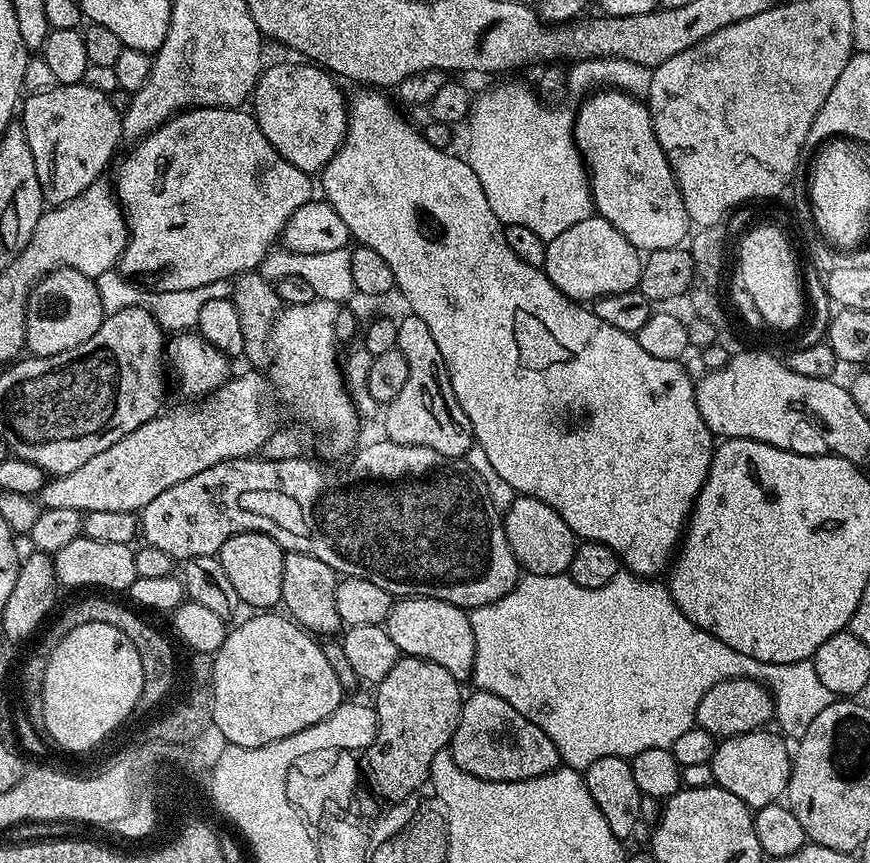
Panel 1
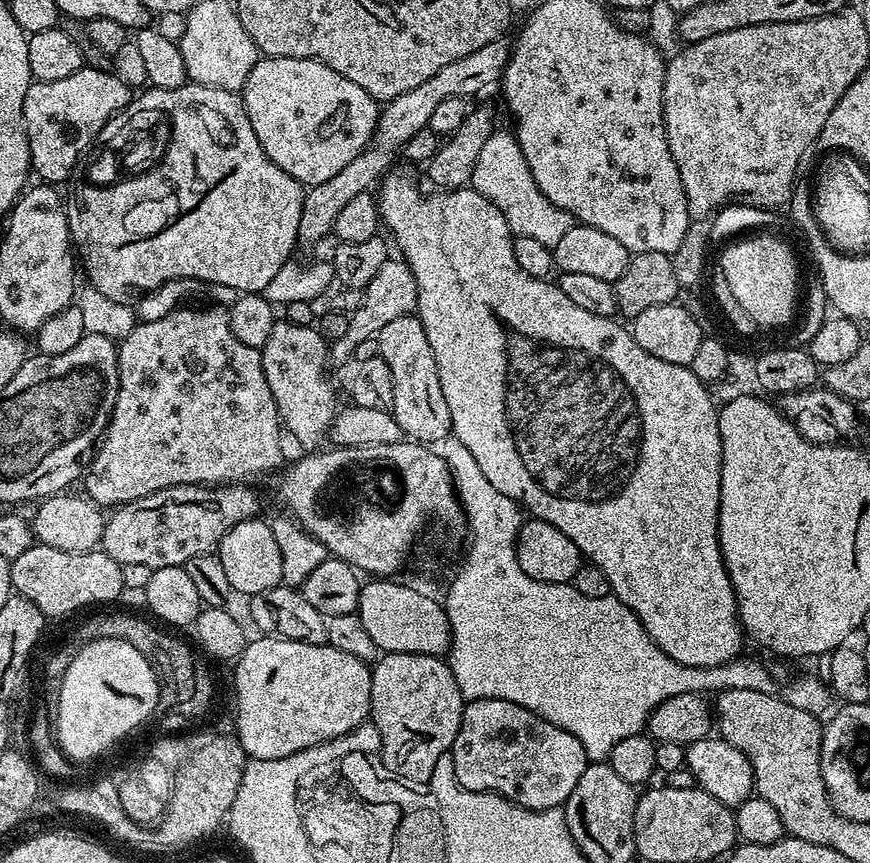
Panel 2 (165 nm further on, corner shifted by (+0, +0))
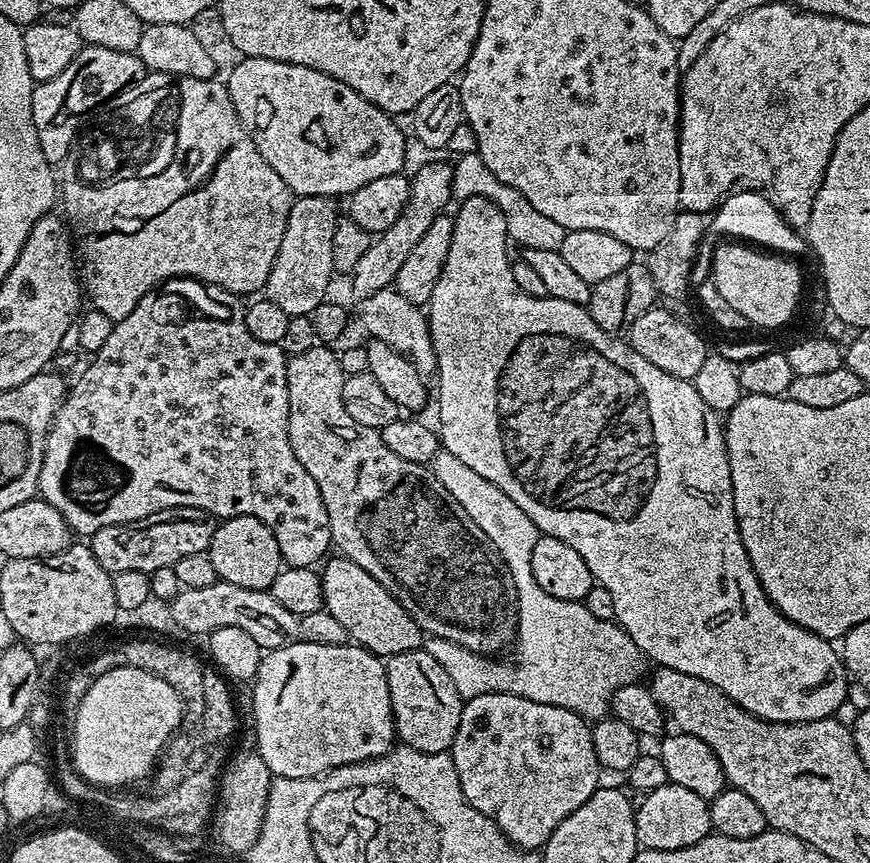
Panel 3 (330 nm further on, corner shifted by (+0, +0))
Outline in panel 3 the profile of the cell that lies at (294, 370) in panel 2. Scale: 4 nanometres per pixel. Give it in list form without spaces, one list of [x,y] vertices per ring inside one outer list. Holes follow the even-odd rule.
[[[317,346],[305,350],[297,356],[288,356],[286,386],[290,402],[290,414],[288,415],[290,446],[294,446],[294,454],[298,454],[298,462],[302,462],[302,466],[306,466],[310,478],[314,478],[314,482],[318,482],[318,494],[322,494],[322,502],[326,502],[326,518],[330,518],[330,534],[335,551],[340,551],[337,553],[343,559],[362,566],[362,570],[366,570],[366,574],[370,574],[370,578],[377,580],[412,615],[421,633],[427,634],[429,637],[437,636],[443,640],[450,640],[471,652],[499,653],[496,652],[499,648],[504,648],[507,644],[509,647],[515,641],[516,619],[518,618],[516,587],[510,578],[510,570],[504,564],[502,554],[498,554],[494,542],[490,542],[490,538],[486,538],[486,534],[482,534],[482,530],[478,530],[478,522],[474,522],[474,518],[470,518],[470,514],[466,514],[466,510],[462,510],[462,506],[458,506],[454,494],[450,494],[446,490],[446,486],[442,486],[442,482],[438,482],[431,467],[406,462],[406,458],[398,458],[398,454],[394,454],[394,450],[390,450],[390,446],[386,446],[382,442],[377,429],[364,428],[358,422],[354,422],[354,418],[350,418],[346,406],[342,406],[342,386],[345,375],[340,365],[340,357],[335,351],[332,353],[328,348],[331,347]]]

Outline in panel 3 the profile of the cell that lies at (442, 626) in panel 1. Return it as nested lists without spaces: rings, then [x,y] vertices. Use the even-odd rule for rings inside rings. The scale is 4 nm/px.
[[[343,558],[335,559],[329,559],[322,568],[324,607],[346,626],[349,641],[381,658],[421,647],[422,633],[412,615],[377,580],[370,578],[362,566]]]

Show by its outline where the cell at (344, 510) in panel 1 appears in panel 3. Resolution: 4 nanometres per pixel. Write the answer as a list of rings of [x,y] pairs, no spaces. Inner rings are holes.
[[[178,506],[158,510],[141,520],[129,524],[102,526],[90,537],[90,547],[98,566],[107,572],[122,570],[142,570],[151,574],[159,568],[170,568],[178,558],[189,554],[207,552],[214,538],[217,521],[206,510],[194,506]]]

